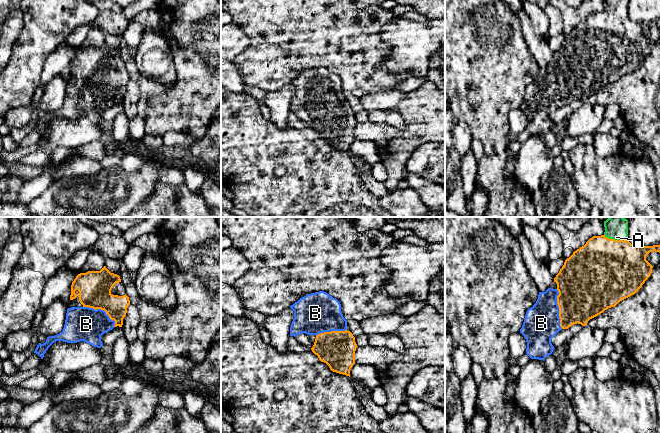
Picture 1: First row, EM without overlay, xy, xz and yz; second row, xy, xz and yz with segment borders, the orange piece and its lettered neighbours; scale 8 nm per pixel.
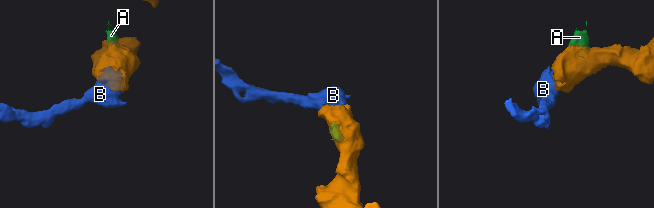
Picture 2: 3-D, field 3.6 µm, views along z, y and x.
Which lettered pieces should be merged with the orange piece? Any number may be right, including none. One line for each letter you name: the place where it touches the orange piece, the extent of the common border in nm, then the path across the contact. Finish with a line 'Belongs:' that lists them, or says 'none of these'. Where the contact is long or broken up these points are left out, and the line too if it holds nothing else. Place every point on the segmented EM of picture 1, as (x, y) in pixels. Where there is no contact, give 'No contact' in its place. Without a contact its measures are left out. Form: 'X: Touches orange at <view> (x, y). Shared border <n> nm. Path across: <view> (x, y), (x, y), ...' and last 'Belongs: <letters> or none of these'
A: Touches orange at yz (616, 240). Shared border 200 nm. Path across: yz (608, 270), (608, 261), (616, 240), (616, 227)
B: Touches orange at yz (559, 309). Shared border 320 nm. Path across: yz (585, 292), (576, 301), (559, 309), (541, 323)
Belongs: A, B

